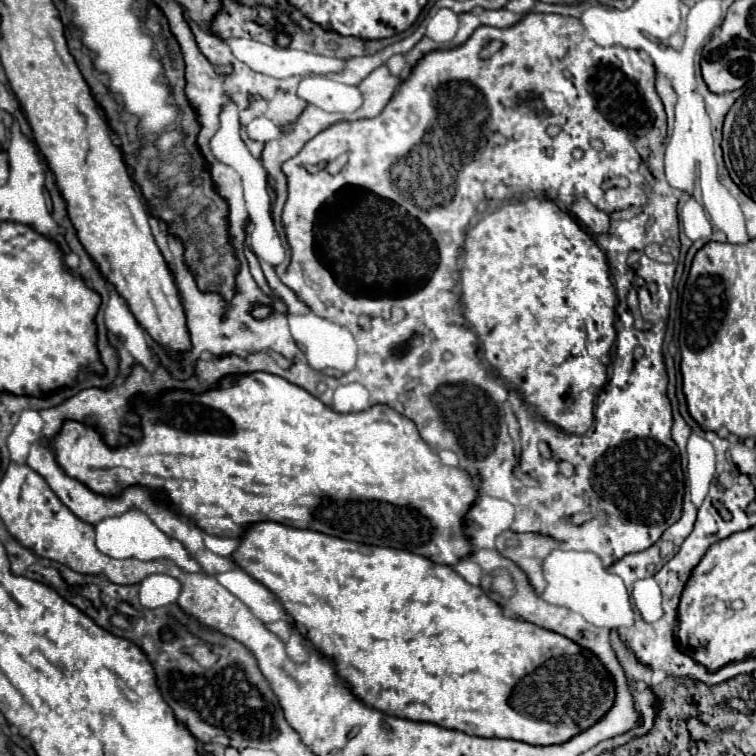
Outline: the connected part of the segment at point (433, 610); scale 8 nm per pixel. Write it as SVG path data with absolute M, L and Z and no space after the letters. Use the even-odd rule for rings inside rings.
M260 522L260 524L250 524L244 534L238 538L238 548L230 554L230 558L236 562L240 570L250 574L254 580L264 584L282 604L286 614L294 620L298 628L304 628L304 636L310 640L310 644L324 656L328 658L336 674L346 682L350 692L370 708L382 710L384 714L398 716L398 718L408 718L408 720L420 720L420 722L432 722L442 728L452 728L460 730L472 736L484 736L484 738L510 738L510 740L520 740L526 744L534 746L548 746L548 744L562 744L568 738L576 736L578 732L590 728L594 722L598 722L612 706L614 702L614 684L606 668L600 664L600 660L588 652L576 646L572 640L544 630L536 624L518 620L518 618L506 618L502 614L502 608L498 602L494 602L480 586L468 584L458 572L454 572L446 564L436 564L424 556L406 552L406 550L396 550L396 548L384 548L384 546L364 546L348 540L340 540L334 536L324 536L322 532L312 532L312 530L298 530L298 528L288 528L284 524L276 522ZM542 666L542 712L540 710L540 686L538 686L538 670Z

